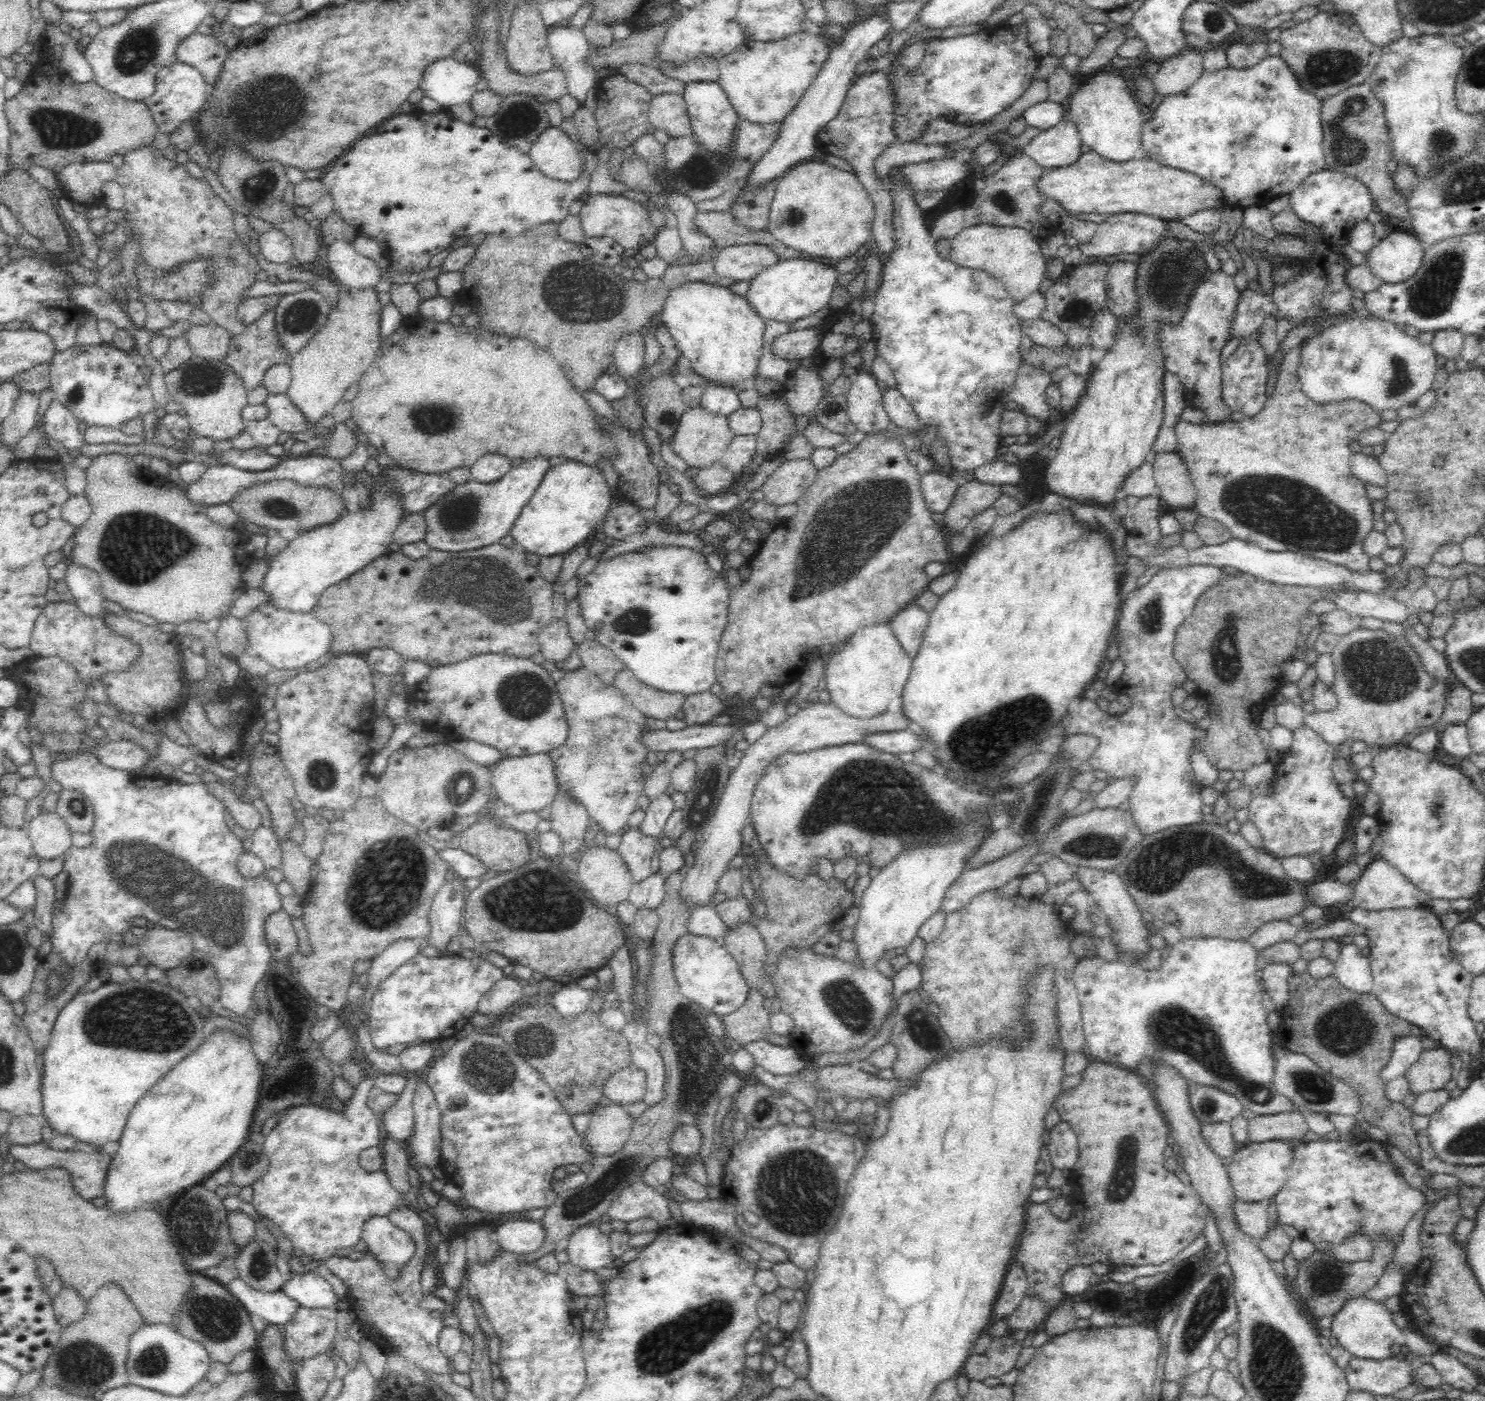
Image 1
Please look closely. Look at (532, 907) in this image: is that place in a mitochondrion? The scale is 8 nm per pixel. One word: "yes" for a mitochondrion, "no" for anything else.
yes

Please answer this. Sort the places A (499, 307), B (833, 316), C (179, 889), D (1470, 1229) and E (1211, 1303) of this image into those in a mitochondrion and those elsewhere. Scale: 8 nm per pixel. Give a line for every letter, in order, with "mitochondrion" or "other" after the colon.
A: other
B: other
C: mitochondrion
D: other
E: mitochondrion

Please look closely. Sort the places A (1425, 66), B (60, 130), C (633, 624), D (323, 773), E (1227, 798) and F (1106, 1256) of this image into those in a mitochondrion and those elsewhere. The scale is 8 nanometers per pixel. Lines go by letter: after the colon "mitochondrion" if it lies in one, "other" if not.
A: other
B: mitochondrion
C: mitochondrion
D: mitochondrion
E: other
F: other

